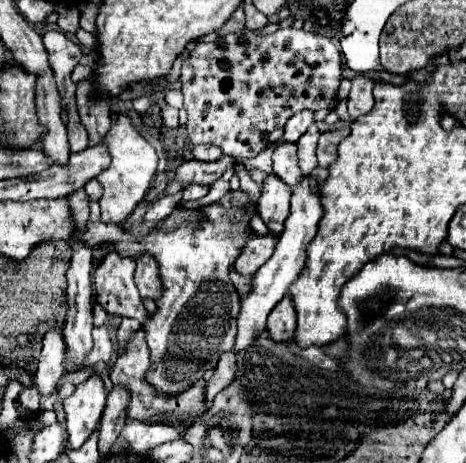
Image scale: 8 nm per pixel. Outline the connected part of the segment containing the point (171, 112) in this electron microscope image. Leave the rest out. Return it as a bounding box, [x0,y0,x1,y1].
[161,106,179,128]

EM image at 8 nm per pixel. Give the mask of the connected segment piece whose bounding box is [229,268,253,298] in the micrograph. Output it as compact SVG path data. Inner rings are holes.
M231 268L231 282L233 282L233 286L235 286L235 290L237 290L237 294L241 296L241 298L245 298L249 292L251 292L251 282L253 282L253 276L241 276L241 274L237 274L237 270L235 268Z

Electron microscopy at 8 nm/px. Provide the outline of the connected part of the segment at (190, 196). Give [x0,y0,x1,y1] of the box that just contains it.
[183,186,209,200]

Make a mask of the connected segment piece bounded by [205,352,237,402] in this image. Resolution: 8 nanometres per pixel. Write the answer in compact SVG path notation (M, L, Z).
M223 352L219 356L219 362L215 366L215 374L211 376L211 380L207 382L207 398L209 402L215 398L215 394L219 394L225 386L229 386L233 382L233 376L237 372L235 366L235 354L233 352Z

